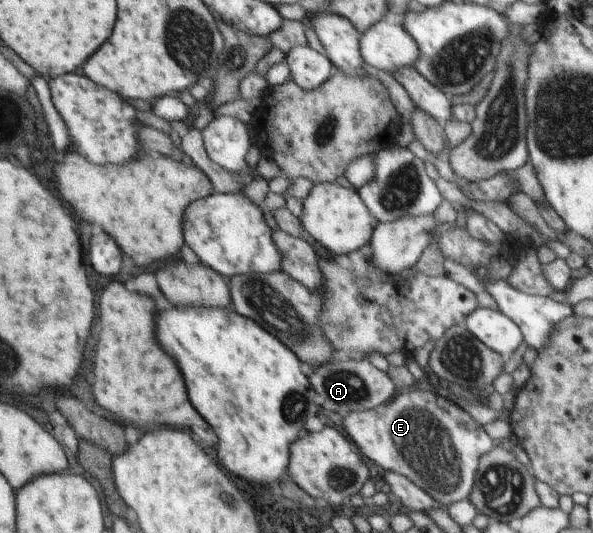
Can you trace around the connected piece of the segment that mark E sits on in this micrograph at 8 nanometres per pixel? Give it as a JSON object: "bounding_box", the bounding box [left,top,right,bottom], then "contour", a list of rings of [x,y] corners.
{"bounding_box":[342,386,495,506],"contour":[[[423,386],[403,394],[398,393],[390,402],[381,404],[378,408],[349,412],[343,419],[342,432],[359,446],[361,454],[373,460],[385,471],[405,476],[412,484],[441,502],[442,506],[449,506],[470,497],[480,459],[495,447],[483,426],[457,403],[439,397],[435,390]]]}

